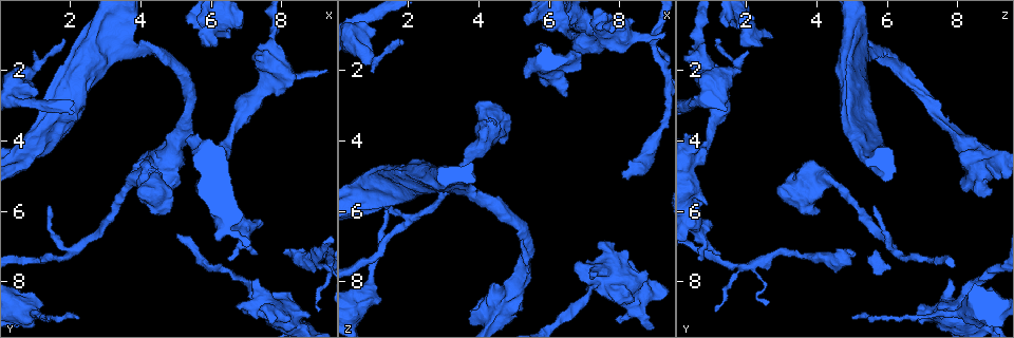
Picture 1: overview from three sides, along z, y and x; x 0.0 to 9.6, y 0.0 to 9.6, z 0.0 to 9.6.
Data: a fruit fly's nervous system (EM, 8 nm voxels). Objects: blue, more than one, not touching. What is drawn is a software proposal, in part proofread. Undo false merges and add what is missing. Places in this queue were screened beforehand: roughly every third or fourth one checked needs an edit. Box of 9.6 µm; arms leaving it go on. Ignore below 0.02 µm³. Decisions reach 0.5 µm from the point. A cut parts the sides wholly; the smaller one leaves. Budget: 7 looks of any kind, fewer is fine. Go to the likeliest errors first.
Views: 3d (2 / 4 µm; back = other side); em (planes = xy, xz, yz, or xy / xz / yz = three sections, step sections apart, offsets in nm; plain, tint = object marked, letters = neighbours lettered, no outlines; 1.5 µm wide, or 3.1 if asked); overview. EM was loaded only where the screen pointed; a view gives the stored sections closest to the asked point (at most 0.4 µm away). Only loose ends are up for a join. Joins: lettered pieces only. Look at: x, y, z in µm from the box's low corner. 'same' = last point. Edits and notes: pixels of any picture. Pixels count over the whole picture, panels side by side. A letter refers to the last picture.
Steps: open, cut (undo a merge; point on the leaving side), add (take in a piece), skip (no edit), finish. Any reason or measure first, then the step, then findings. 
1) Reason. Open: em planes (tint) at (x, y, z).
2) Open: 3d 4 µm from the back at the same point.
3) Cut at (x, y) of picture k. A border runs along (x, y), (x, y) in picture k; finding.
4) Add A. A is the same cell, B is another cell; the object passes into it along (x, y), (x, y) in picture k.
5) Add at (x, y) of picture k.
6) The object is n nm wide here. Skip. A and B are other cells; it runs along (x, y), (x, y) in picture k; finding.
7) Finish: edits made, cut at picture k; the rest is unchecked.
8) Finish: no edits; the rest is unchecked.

Sudden change in width. Open: 3d 4 µm from the back at (7.55, 8.65, 8.00).

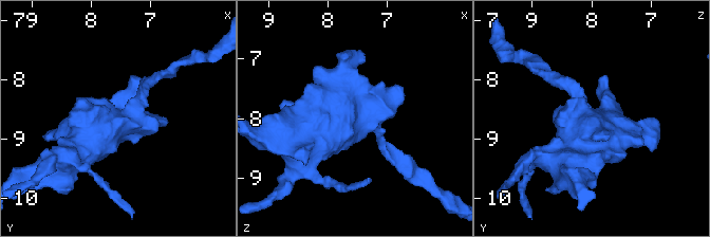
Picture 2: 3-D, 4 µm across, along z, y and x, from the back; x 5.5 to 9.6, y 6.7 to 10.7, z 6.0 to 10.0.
Shape alone is not enough. Open: em xy step 4 (tint) at (7.50, 8.70, 8.00).

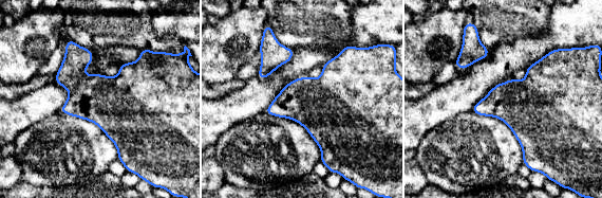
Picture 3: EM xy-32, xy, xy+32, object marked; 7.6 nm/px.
Cut it another way. Open: em planes (letters) at the same point.

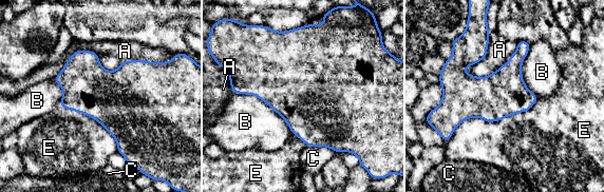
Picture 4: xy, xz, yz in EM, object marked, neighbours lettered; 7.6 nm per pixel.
Skip. A, B, C and E are other cells; a border runs along (99, 56), (75, 50), (52, 79) in picture 4; continuous, no second cell.

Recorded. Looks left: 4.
Branch stops here. Open: em xz step 4 (tint) at (7.45, 6.45, 1.05).

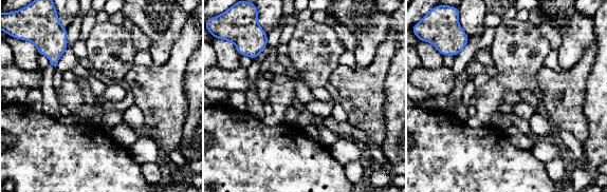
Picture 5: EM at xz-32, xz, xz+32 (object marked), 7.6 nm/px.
Another direction. Open: em planes (letters) at the same point.

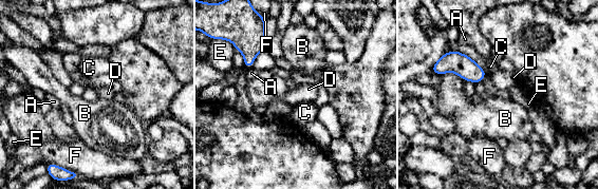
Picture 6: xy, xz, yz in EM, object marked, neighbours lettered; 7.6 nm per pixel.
The longest contact is with C, 320 nm. Skip. A, B, C, D, E and F are other cells; a border runs along (452, 50), (470, 56), (487, 73) in picture 6; no lettered piece goes on from it.

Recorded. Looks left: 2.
Open: 3d 2 µm from the back at (9.00, 8.90, 1.15).

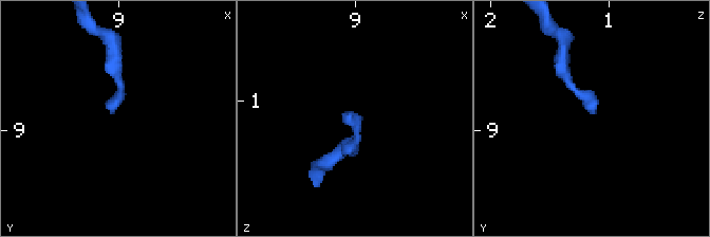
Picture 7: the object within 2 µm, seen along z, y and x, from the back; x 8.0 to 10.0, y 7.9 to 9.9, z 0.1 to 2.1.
Now the EM. Open: em planes (letters) at (9.04, 8.84, 1.12).

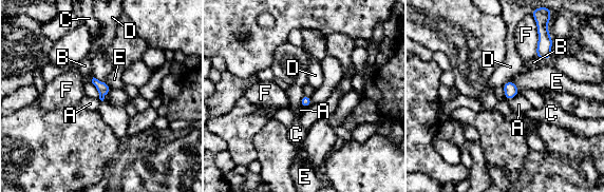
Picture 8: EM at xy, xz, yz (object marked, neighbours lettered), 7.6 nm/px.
Skip. A, B, C, D, E and F are other cells; a border runs along (92, 82), (99, 97) in picture 8; no lettered piece goes on from it.

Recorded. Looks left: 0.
Finish: no edits; the rest is unchecked.

